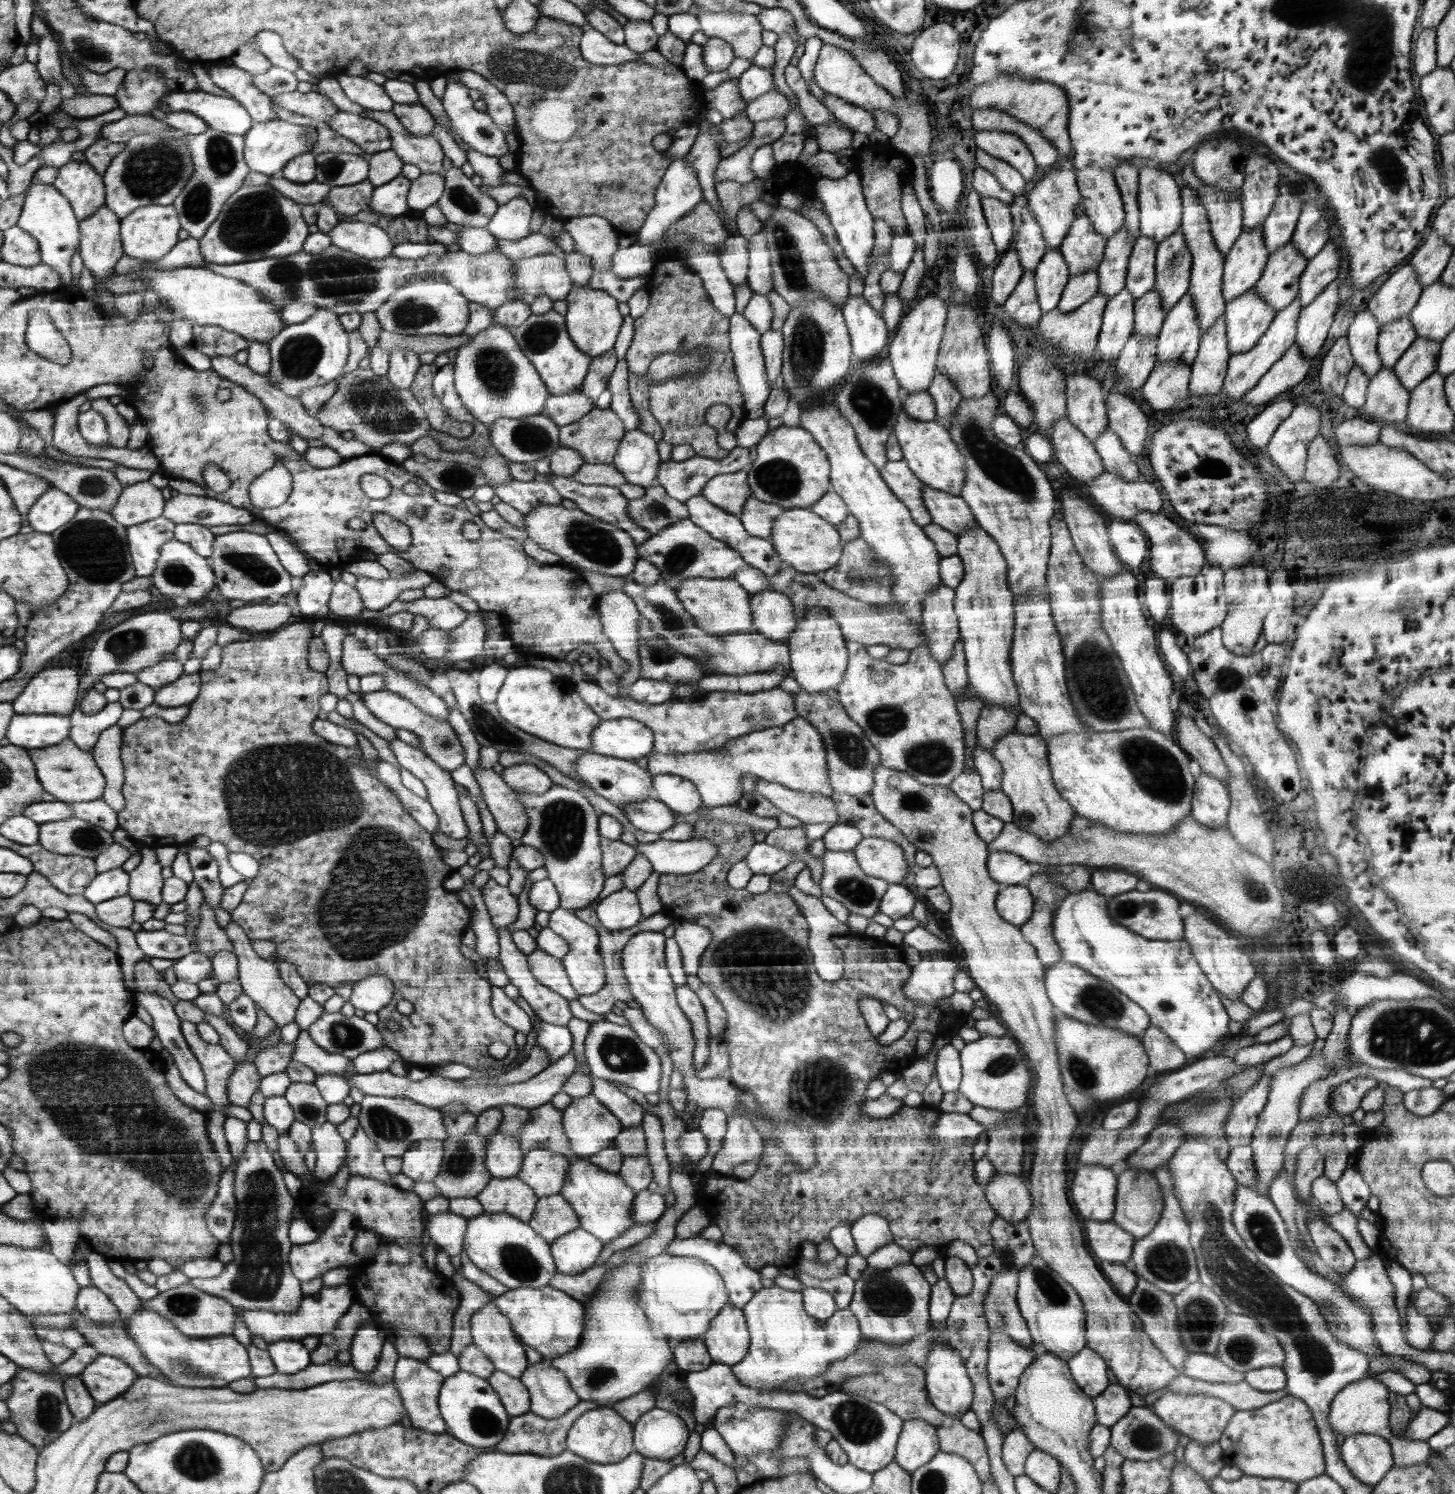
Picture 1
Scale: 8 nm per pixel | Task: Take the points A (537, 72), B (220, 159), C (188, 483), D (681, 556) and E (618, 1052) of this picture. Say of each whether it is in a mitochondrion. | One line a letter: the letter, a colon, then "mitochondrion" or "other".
A: mitochondrion
B: mitochondrion
C: other
D: mitochondrion
E: mitochondrion

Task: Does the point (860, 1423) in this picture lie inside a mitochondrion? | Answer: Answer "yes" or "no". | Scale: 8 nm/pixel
yes

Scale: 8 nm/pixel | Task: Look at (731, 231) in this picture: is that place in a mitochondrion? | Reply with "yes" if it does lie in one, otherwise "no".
no

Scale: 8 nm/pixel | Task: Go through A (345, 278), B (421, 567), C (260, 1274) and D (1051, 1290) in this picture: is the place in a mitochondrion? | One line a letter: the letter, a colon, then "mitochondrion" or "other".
A: mitochondrion
B: other
C: mitochondrion
D: mitochondrion

